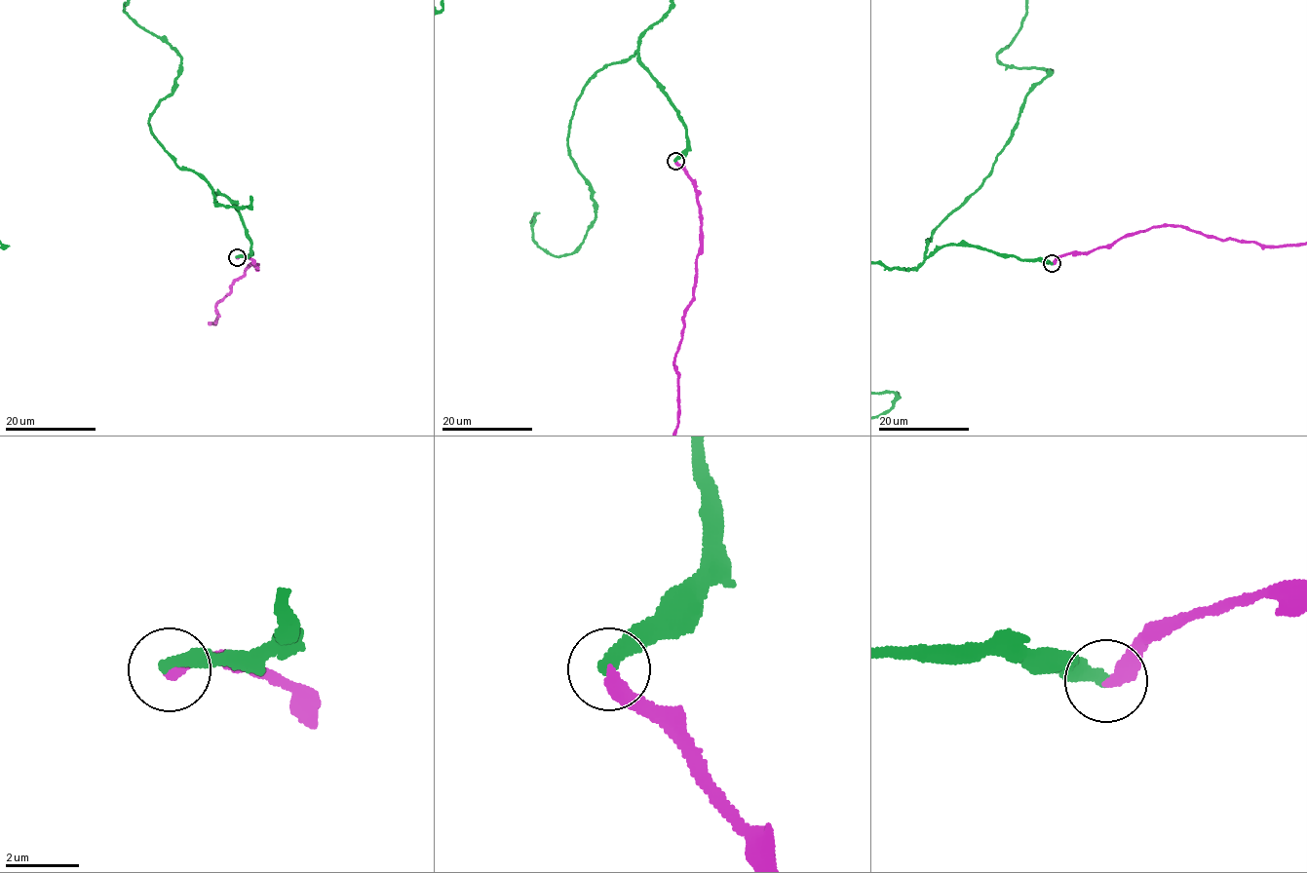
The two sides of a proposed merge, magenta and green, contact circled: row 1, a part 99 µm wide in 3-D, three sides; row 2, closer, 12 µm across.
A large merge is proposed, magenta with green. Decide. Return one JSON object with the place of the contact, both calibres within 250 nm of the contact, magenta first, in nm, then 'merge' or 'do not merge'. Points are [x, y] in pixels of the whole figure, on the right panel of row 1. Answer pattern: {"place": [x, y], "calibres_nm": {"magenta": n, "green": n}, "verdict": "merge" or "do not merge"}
{"place": [1052, 263], "calibres_nm": {"magenta": 380, "green": 360}, "verdict": "do not merge"}

